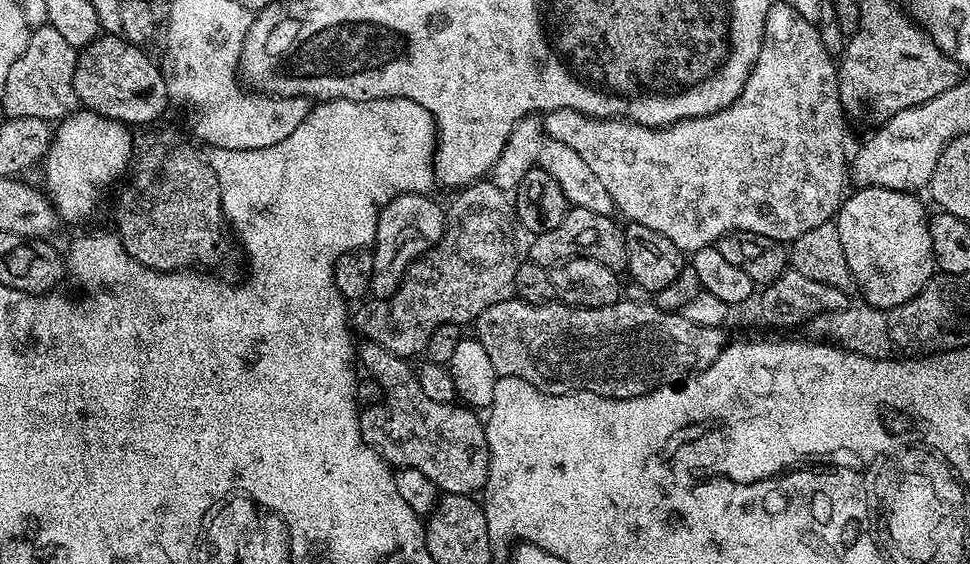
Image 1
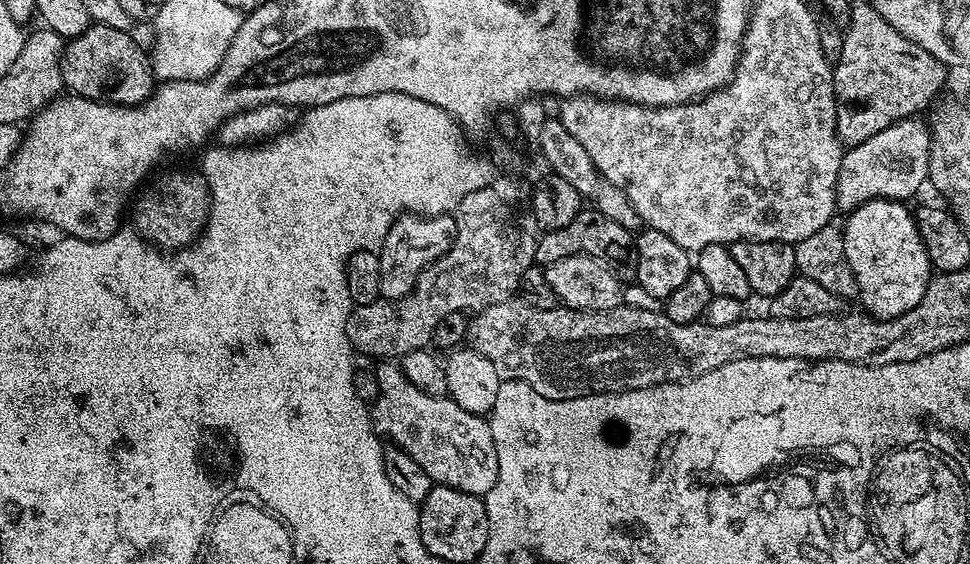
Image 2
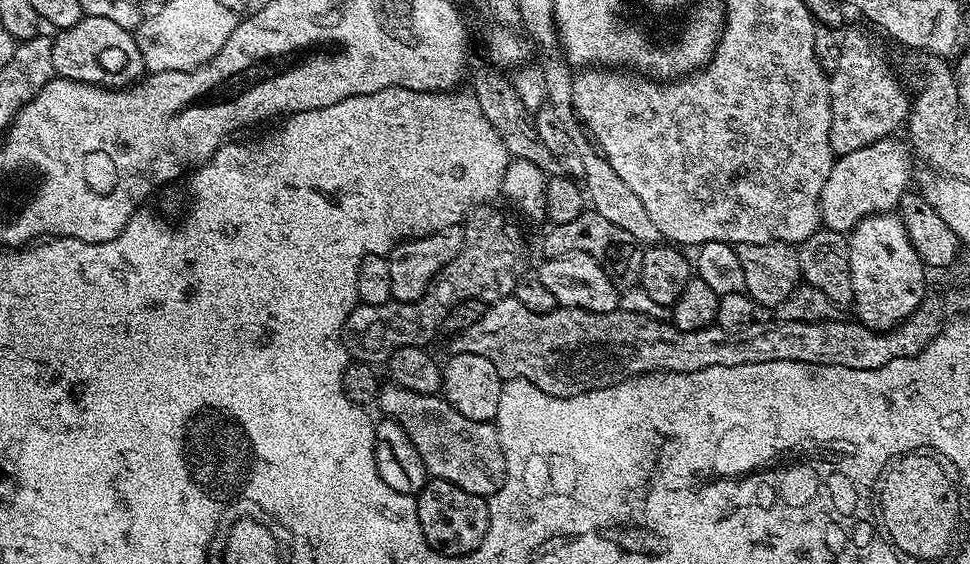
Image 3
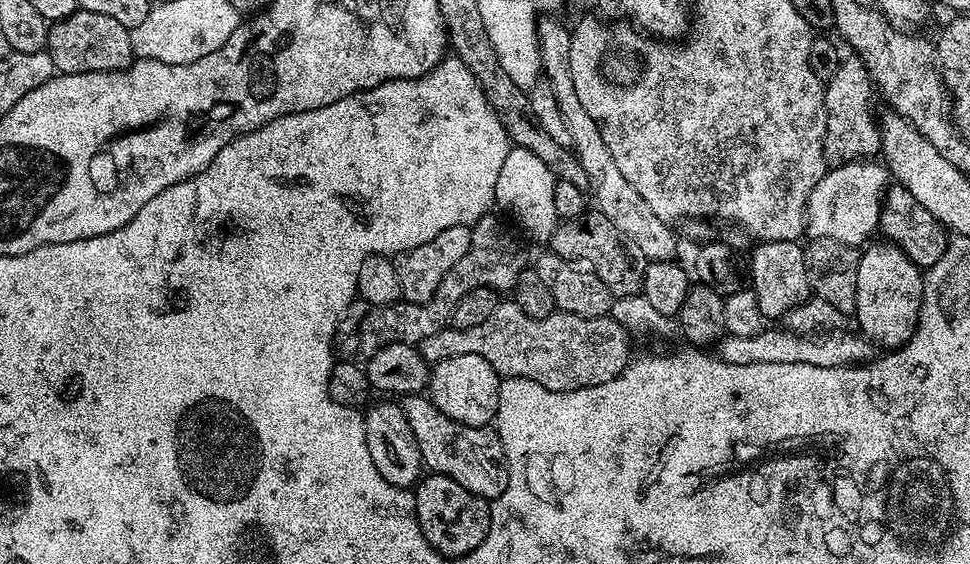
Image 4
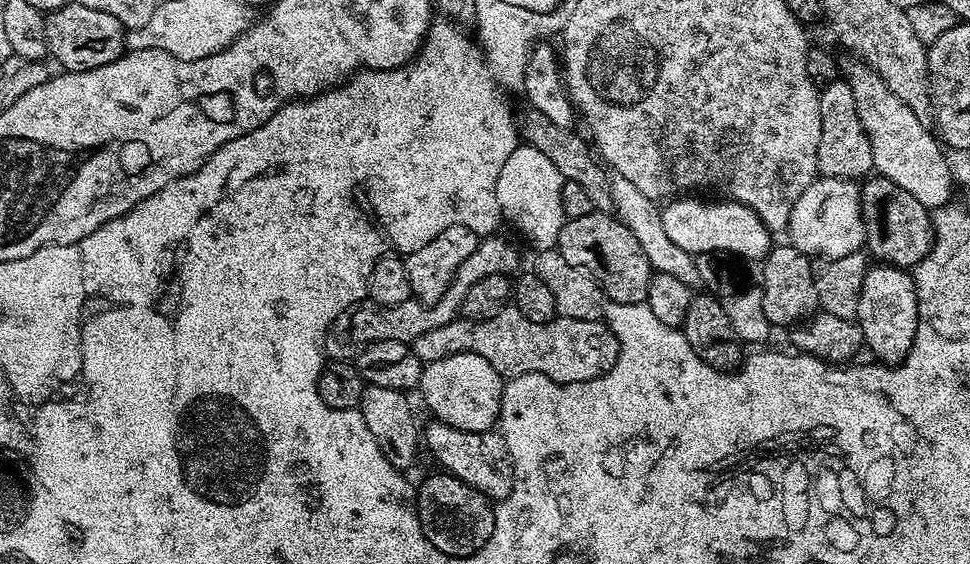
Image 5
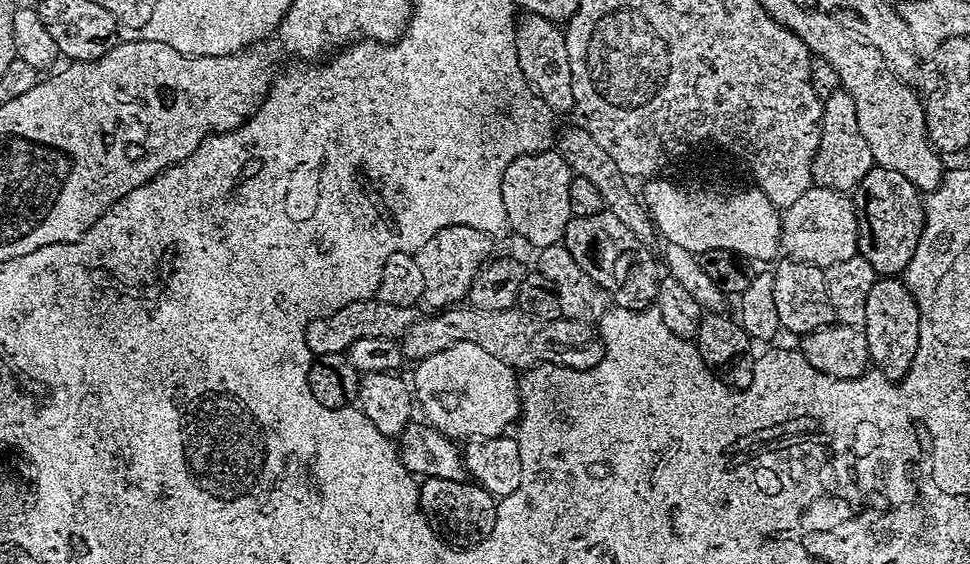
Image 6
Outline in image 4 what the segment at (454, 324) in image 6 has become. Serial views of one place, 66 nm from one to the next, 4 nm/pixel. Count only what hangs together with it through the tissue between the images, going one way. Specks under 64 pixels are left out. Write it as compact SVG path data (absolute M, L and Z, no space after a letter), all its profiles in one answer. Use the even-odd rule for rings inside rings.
M497 303L494 314L486 318L486 322L478 322L478 326L465 328L447 327L438 330L438 334L430 334L418 345L421 354L430 365L446 362L446 358L462 358L462 354L478 354L478 358L486 358L497 376L507 378L517 376L527 380L537 380L546 390L555 392L573 392L590 386L602 386L602 382L610 382L622 374L622 370L633 359L632 344L628 341L630 332L625 325L616 321L613 316L598 318L582 318L578 314L556 311L546 318L530 318L530 314L522 314L522 310L514 303Z

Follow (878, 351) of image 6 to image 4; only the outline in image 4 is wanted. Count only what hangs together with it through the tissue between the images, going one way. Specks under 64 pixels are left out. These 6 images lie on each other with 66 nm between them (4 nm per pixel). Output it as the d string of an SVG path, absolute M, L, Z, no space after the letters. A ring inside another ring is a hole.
M869 243L866 250L860 252L854 319L860 323L859 331L867 336L873 345L880 347L881 344L884 350L895 350L906 344L908 339L916 333L916 323L920 320L920 303L924 301L924 272L905 252L901 252L897 244L879 243Z

